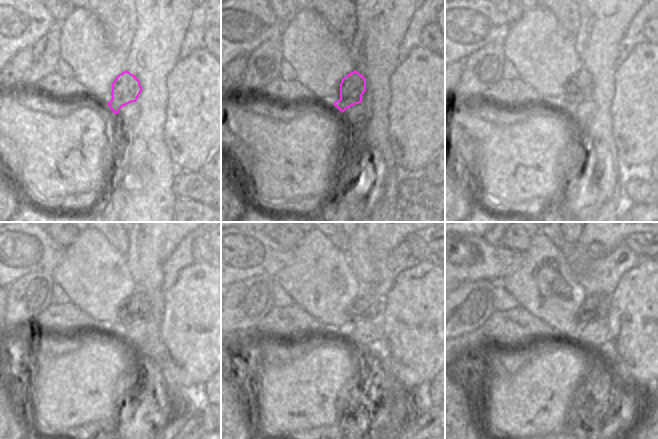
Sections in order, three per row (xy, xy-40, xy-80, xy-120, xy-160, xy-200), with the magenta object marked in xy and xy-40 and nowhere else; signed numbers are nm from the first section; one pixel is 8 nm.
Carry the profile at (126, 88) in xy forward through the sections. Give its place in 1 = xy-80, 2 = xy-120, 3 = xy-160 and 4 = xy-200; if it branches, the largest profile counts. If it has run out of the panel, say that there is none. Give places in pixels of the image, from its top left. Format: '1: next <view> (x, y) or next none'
1: next xy-80 (579, 88)
2: next xy-120 (136, 307)
3: next xy-160 (365, 307)
4: next xy-200 (595, 307)

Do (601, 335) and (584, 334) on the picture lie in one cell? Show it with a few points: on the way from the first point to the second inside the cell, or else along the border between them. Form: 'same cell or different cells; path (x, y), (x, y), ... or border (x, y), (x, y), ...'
same cell; path (597, 334), (588, 334)

